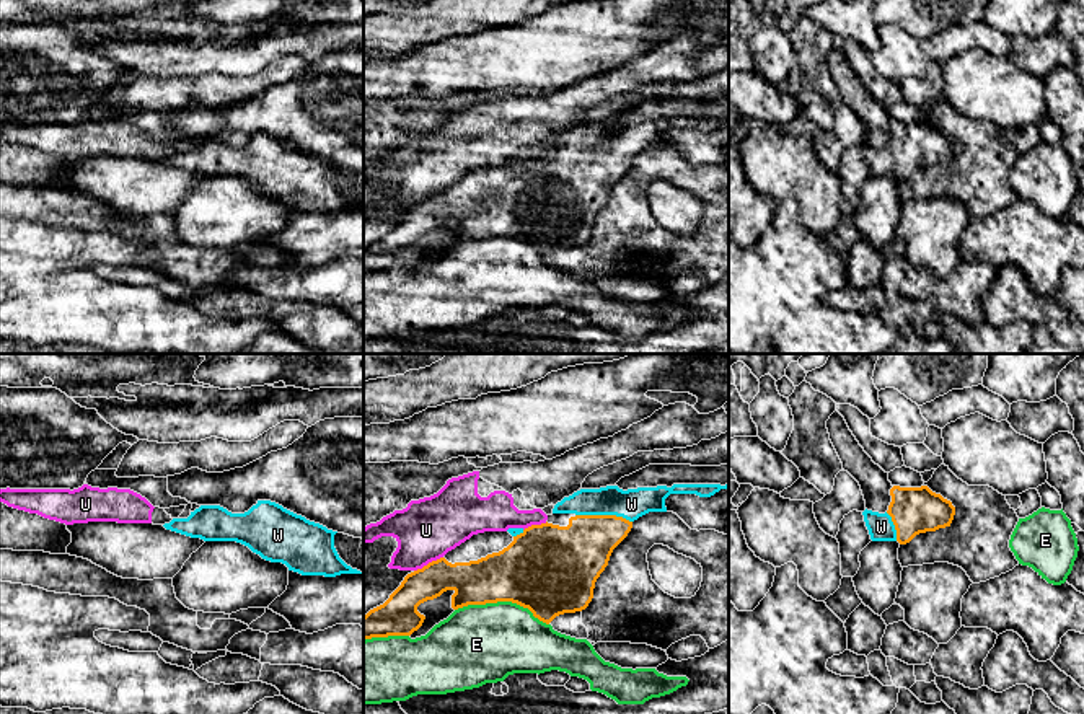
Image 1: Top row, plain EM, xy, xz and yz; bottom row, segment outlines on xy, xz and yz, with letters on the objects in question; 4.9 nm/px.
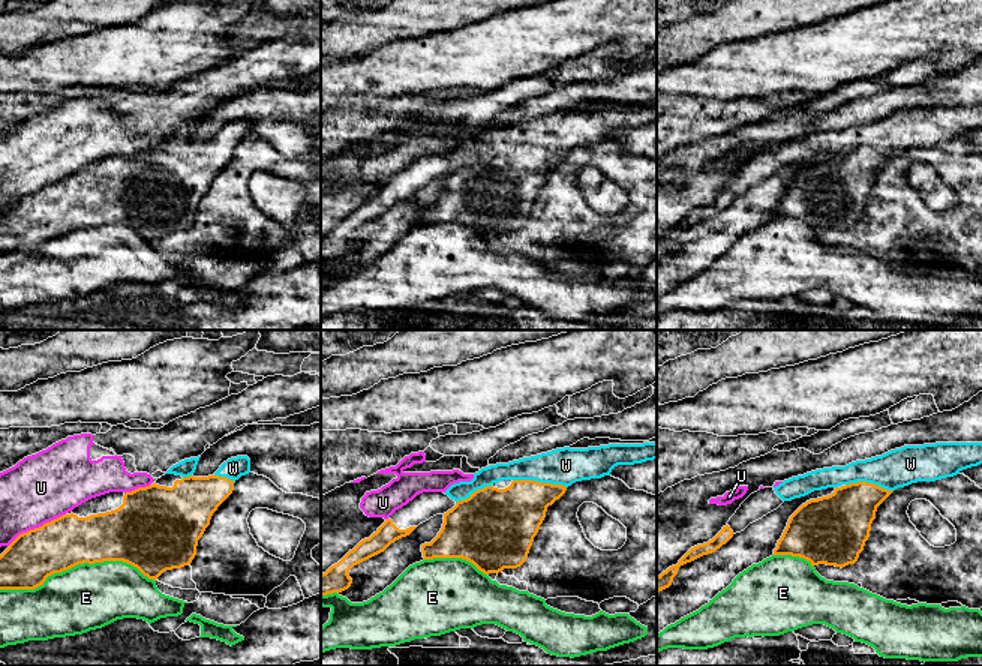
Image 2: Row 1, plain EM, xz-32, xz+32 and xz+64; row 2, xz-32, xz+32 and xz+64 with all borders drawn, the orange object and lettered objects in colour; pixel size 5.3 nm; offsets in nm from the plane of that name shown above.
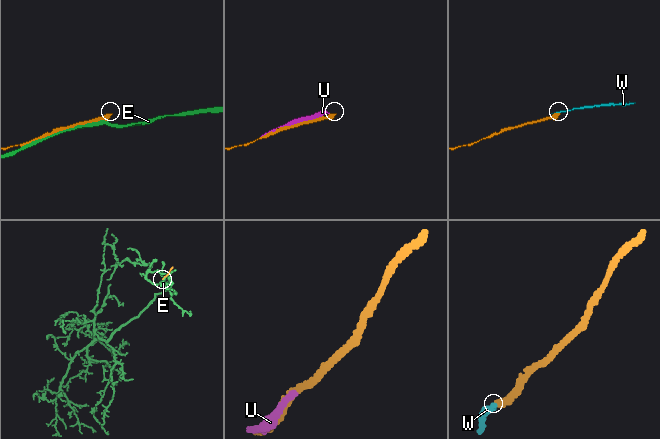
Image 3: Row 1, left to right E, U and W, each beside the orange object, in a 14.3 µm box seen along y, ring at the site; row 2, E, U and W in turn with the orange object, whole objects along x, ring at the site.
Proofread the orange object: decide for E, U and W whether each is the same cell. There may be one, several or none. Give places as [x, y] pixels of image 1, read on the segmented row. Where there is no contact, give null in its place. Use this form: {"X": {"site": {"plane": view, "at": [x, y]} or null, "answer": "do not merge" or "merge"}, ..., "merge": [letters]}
{"E": {"site": {"plane": "xz", "at": [502, 600]}, "answer": "do not merge"}, "U": {"site": {"plane": "xz", "at": [429, 563]}, "answer": "do not merge"}, "W": {"site": {"plane": "xz", "at": [603, 515]}, "answer": "merge"}, "merge": ["W"]}

